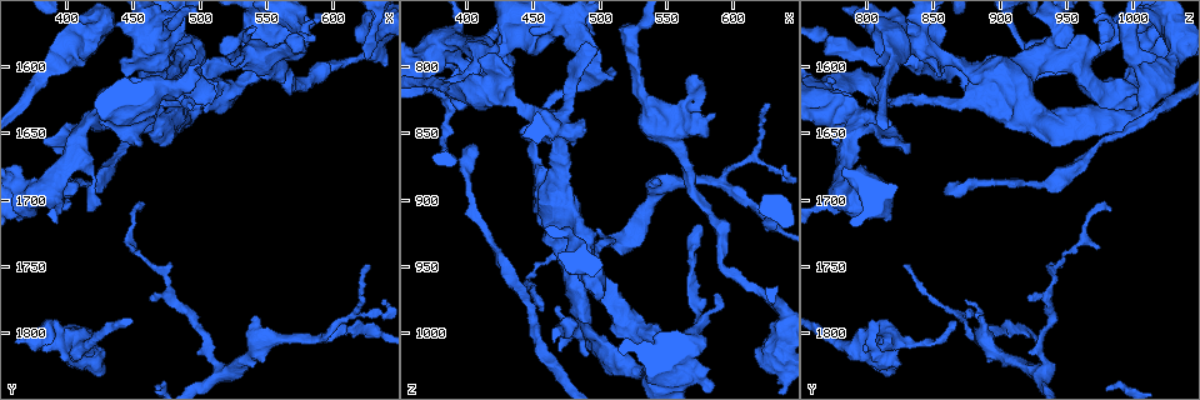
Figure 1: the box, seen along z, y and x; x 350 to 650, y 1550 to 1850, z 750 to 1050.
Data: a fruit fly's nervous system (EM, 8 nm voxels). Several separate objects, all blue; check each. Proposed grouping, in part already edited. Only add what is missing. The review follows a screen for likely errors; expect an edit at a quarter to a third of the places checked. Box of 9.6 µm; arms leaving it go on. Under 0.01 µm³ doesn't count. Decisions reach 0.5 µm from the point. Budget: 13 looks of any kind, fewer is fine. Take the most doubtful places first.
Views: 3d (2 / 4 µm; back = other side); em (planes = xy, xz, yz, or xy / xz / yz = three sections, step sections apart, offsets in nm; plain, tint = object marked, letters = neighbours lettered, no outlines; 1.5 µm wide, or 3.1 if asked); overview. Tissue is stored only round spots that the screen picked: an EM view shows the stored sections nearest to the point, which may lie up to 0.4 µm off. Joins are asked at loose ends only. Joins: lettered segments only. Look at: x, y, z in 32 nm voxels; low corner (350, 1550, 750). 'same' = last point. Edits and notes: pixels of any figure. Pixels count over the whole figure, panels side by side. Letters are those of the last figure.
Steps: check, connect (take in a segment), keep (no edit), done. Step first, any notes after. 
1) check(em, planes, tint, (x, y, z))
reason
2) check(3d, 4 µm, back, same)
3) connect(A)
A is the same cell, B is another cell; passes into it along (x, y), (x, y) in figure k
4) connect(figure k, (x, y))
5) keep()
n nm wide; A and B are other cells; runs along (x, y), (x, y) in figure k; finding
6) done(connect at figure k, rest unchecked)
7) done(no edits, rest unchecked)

check(em, planes, tint, (384, 1790, 864))
an open end

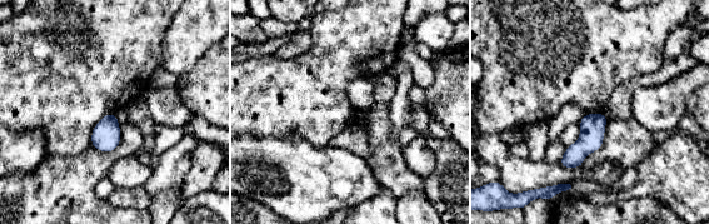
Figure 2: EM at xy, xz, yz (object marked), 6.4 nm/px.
check(em, planes, letters, same)
see the neighbours

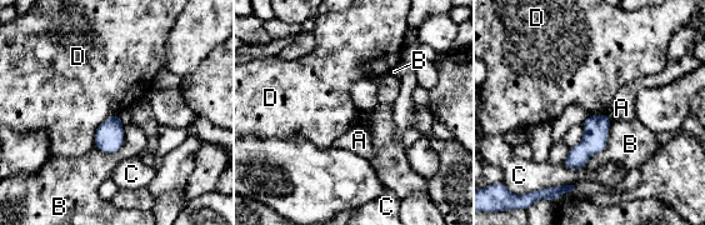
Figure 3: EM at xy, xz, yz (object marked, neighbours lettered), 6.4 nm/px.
keep()
A, B, C and D are other cells; border along (118, 114), (98, 128), (94, 146) in figure 3; no lettered segment goes on from it

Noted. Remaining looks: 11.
check(3d, 4 µm, (624, 1746, 830))
an open end

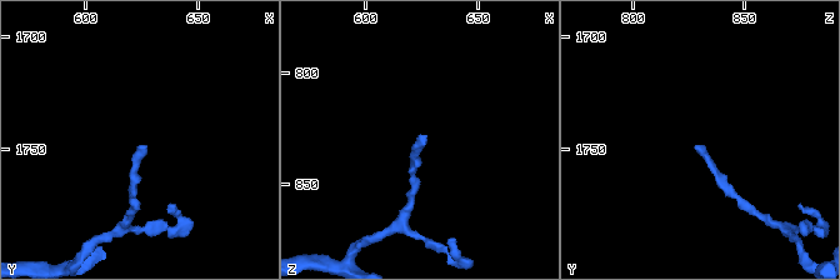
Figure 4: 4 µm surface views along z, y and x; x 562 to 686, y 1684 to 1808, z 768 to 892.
check(em, planes, letters, (623, 1749, 828))
need the tissue

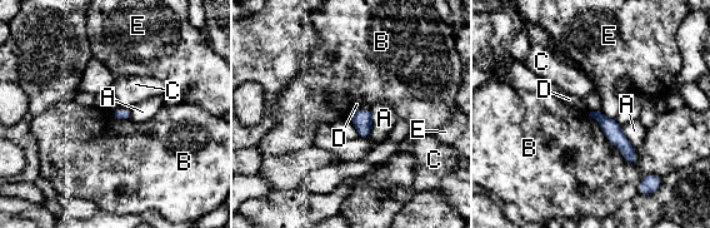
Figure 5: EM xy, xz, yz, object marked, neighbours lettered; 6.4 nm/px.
connect(D)
70 nm wide; D is the same cell, A, B, C and E are other cells; passes into it along (361, 119), (360, 110), (360, 104) in figure 5; it goes on there

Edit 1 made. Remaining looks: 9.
check(overview)
see it whole again

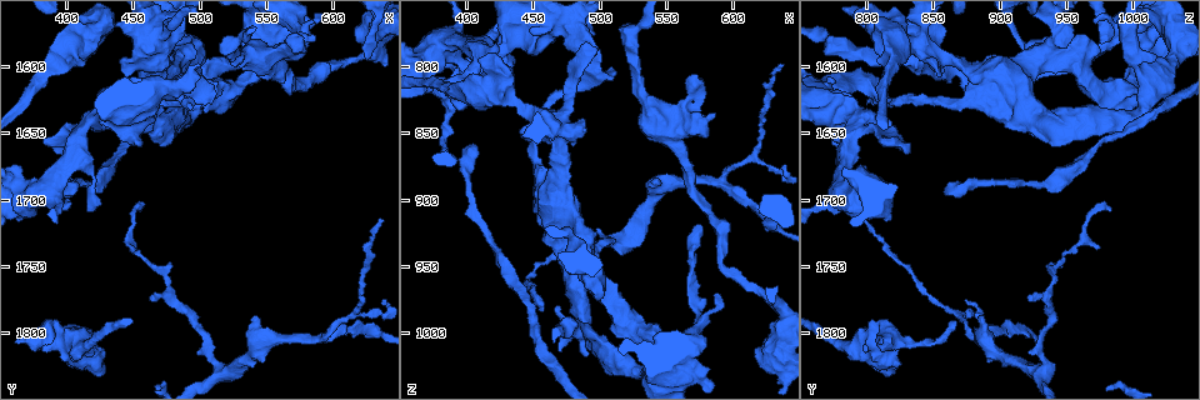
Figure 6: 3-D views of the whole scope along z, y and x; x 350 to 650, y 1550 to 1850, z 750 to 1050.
check(em, planes, letters, (510, 1628, 800))
branch stops here

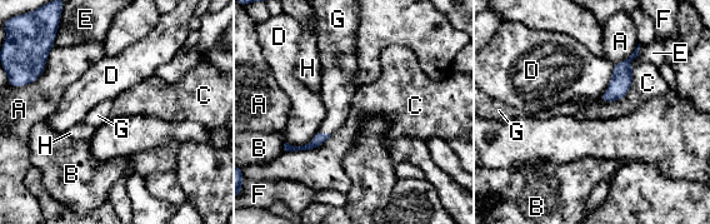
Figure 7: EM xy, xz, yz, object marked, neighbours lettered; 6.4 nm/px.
connect(G)
G is the same cell, A, B, C, D, E, F and H are other cells; the cell continues

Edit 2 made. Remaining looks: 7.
check(overview)
redraw

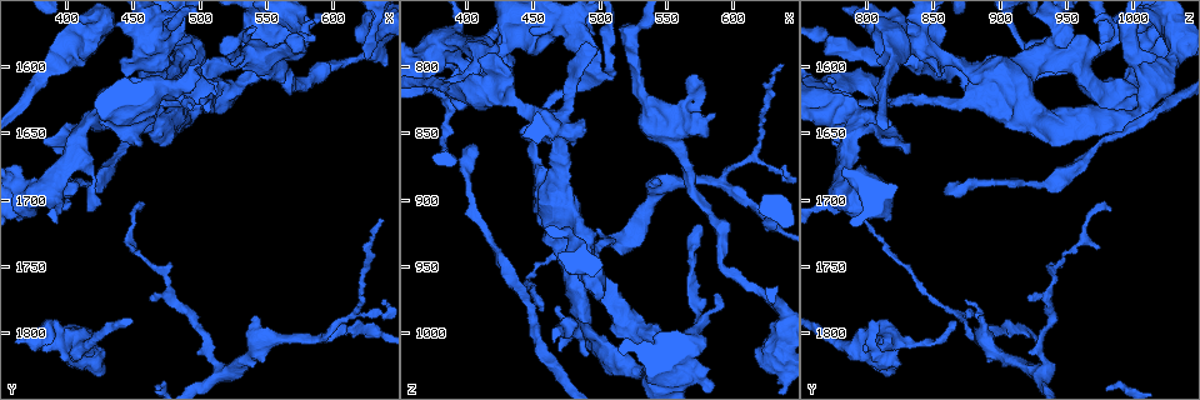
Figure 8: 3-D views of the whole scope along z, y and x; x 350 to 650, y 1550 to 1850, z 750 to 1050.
check(3d, 4 µm, back, (428, 1830, 822))
thick end

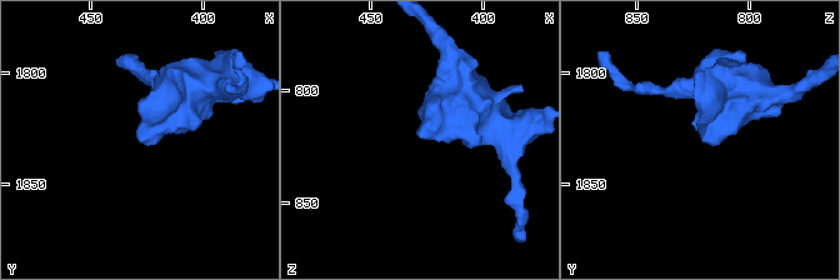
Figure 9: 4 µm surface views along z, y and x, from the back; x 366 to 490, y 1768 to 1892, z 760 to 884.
check(em, planes, letters, (428, 1830, 819))
shape alone is not enough

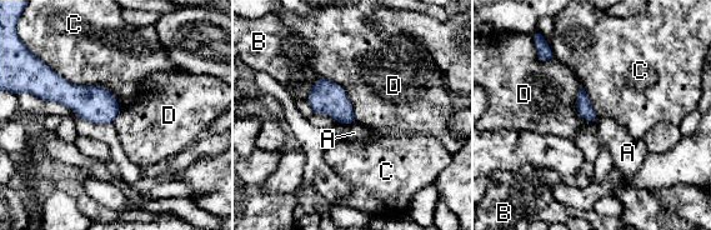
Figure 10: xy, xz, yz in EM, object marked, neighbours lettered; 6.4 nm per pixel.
keep()
C touches over 550 nm; A, B, C and D are other cells; border along (321, 76), (343, 88), (356, 121) in figure 10; none of them fits

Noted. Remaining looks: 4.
done(connect at figure 5, connect at figure 7, rest unchecked)

